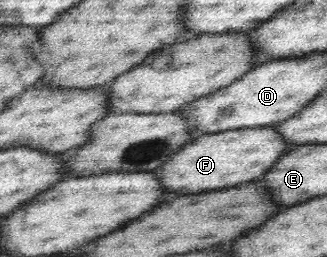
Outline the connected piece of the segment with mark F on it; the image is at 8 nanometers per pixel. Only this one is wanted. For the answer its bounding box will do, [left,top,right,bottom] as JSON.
[156,125,296,195]

